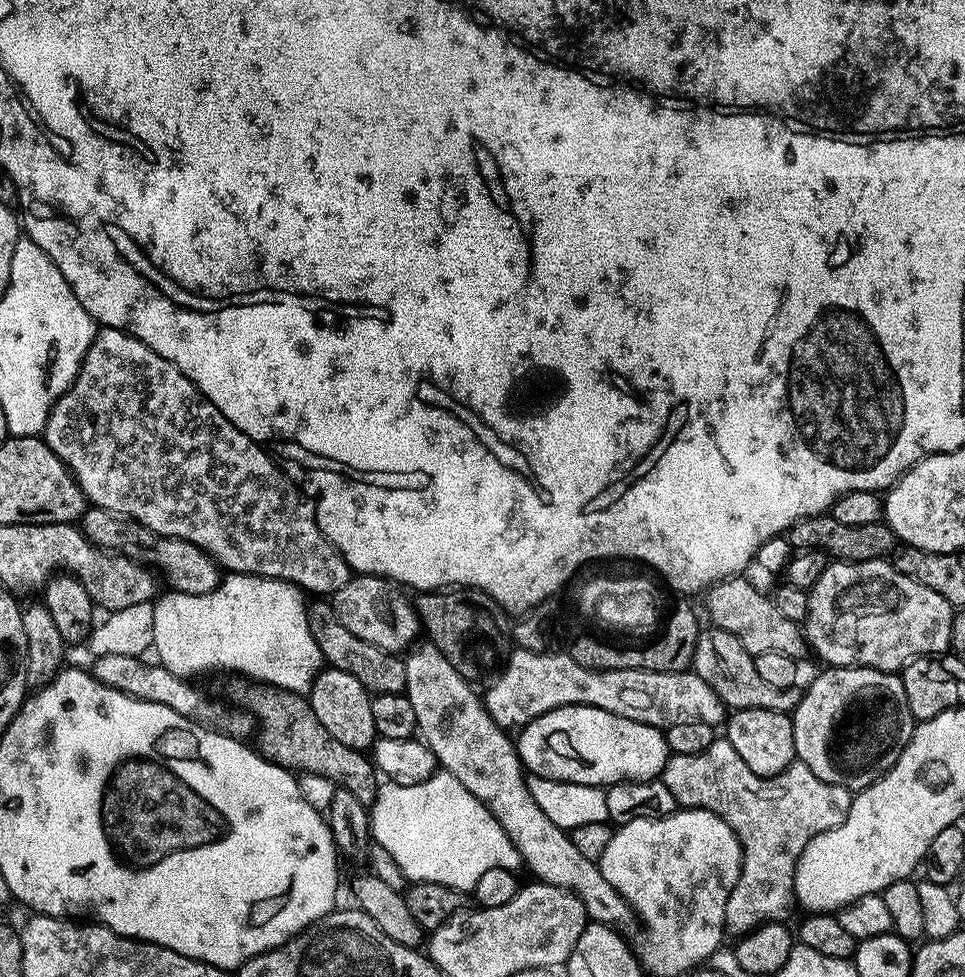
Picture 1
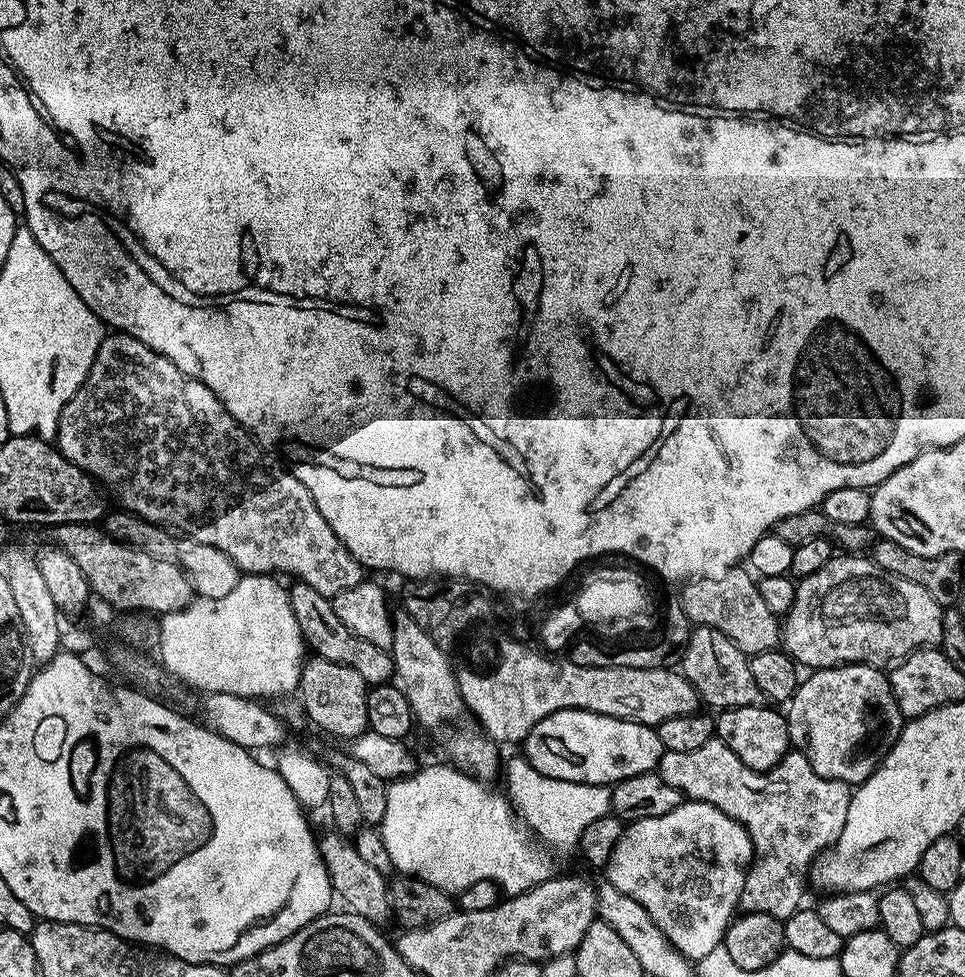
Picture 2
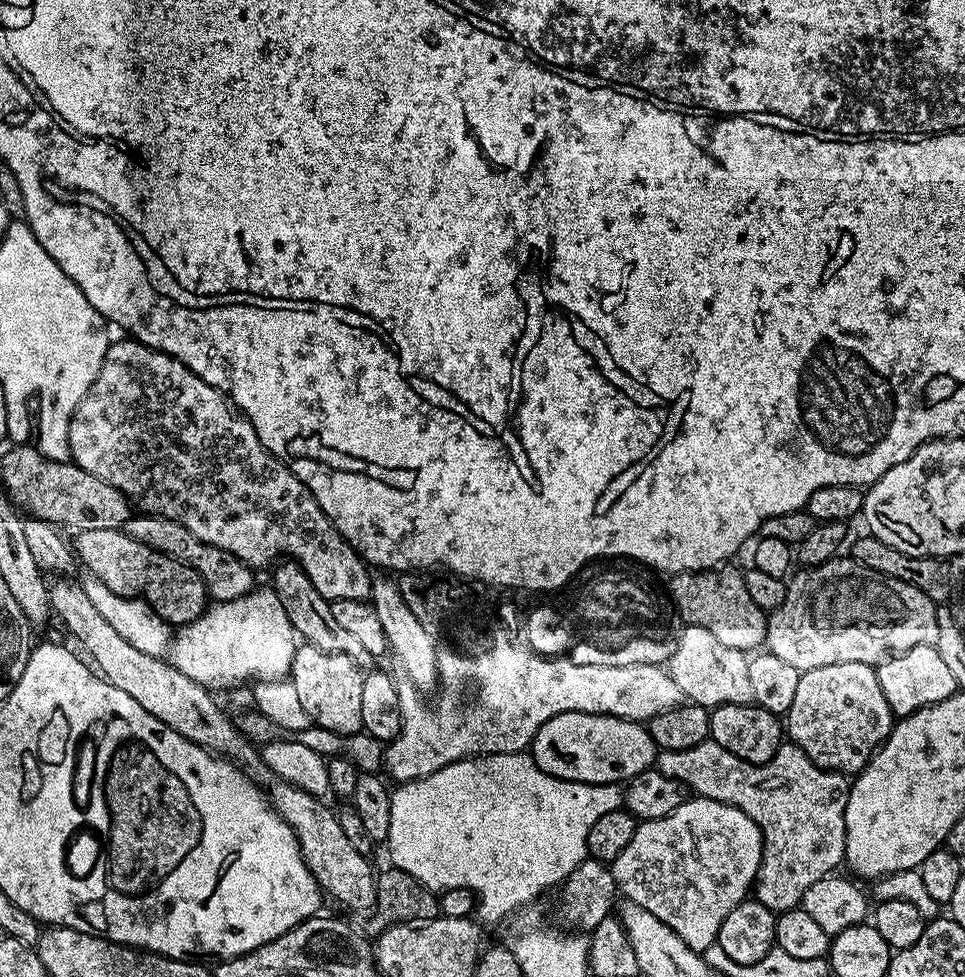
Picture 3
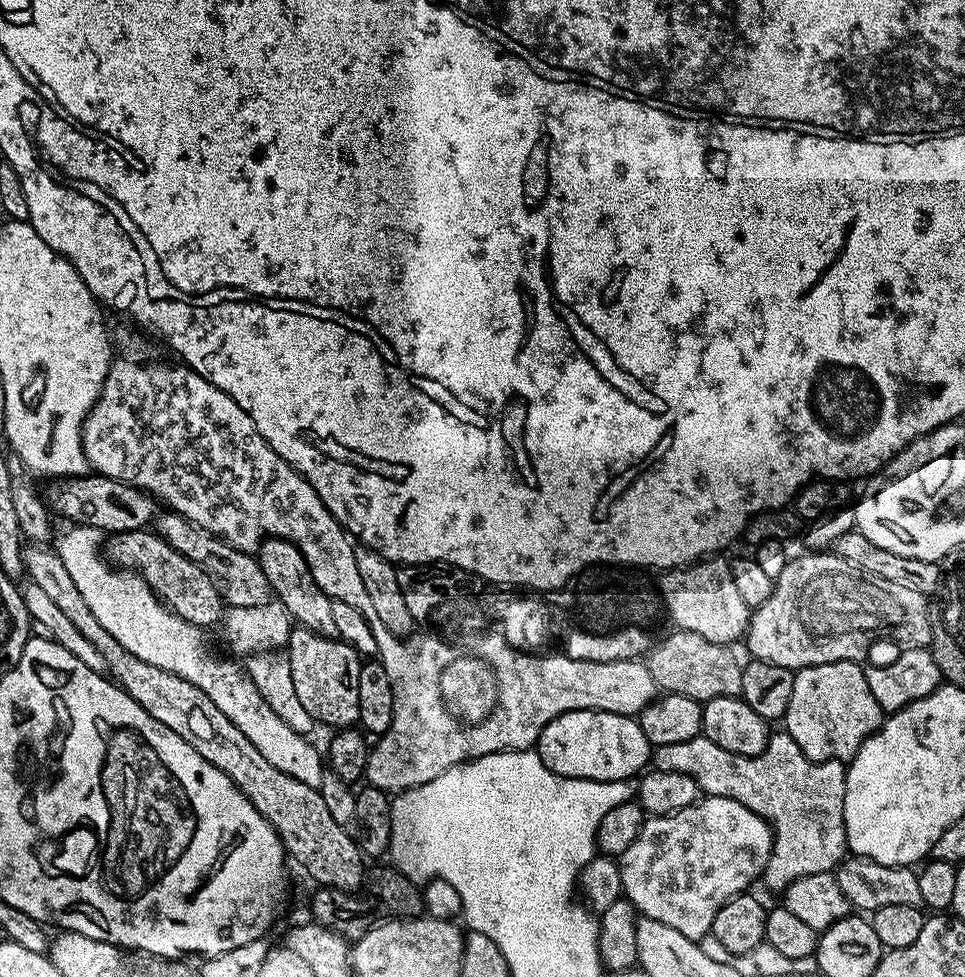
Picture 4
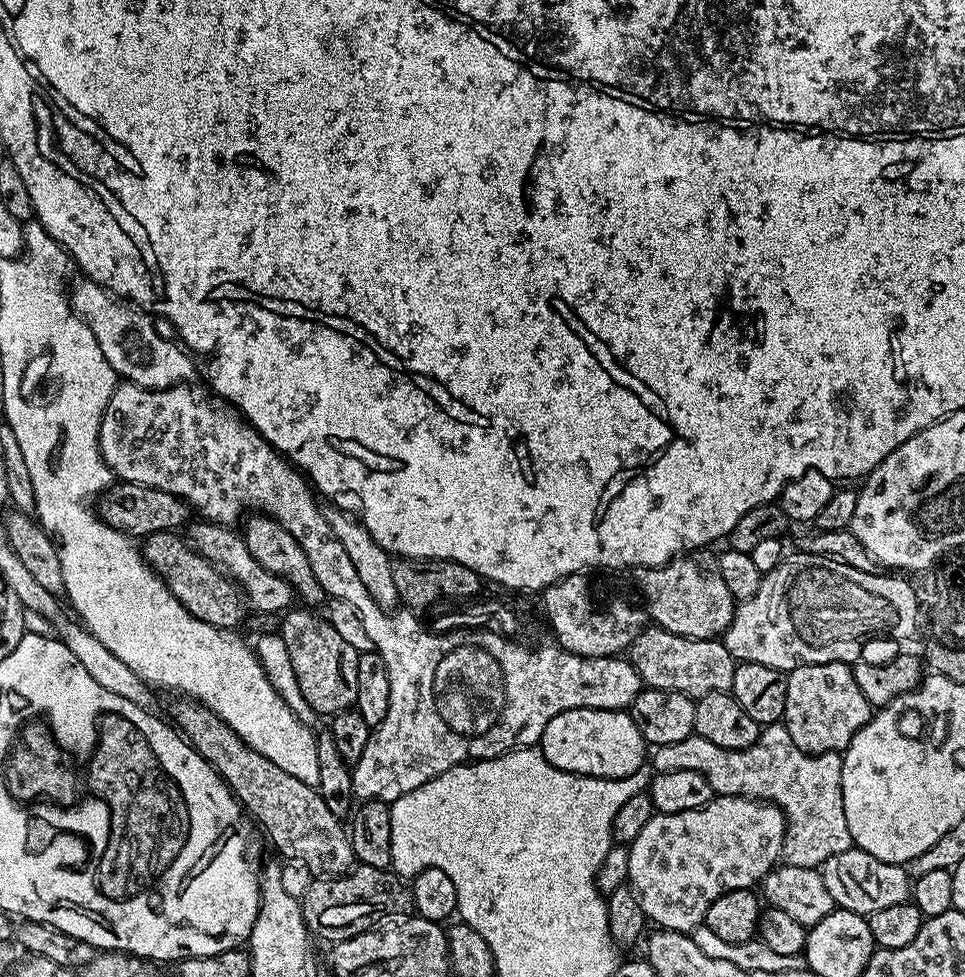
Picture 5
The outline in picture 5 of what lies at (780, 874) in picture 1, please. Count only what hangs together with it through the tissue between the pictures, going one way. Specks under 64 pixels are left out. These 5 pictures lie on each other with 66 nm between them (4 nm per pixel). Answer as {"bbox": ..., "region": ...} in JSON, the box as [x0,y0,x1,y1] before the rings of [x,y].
{"bbox":[650,723,853,869],"region":[[[783,723],[769,724],[761,731],[760,736],[748,748],[742,750],[726,750],[722,746],[714,746],[714,742],[706,742],[706,738],[698,735],[690,735],[682,738],[682,742],[670,742],[669,744],[659,745],[655,749],[656,752],[651,753],[650,764],[656,772],[669,772],[670,770],[698,770],[698,774],[702,774],[702,778],[706,778],[706,782],[710,782],[713,793],[716,796],[746,796],[749,800],[762,800],[770,804],[775,804],[777,808],[784,811],[784,845],[780,851],[783,863],[790,866],[802,866],[803,868],[819,869],[825,862],[826,858],[830,858],[834,854],[842,854],[848,848],[853,847],[850,838],[850,826],[846,826],[846,810],[842,806],[842,762],[843,755],[838,752],[823,752],[820,756],[813,756],[803,752],[798,746],[794,746],[794,738],[790,738],[790,734],[785,730]]]}

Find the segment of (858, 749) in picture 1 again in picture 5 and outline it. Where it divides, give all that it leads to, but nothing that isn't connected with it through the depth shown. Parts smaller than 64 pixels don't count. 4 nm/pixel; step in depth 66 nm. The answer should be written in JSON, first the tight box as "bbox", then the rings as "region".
{"bbox":[782,660,874,756],"region":[[[839,660],[838,662],[826,662],[825,664],[799,664],[793,672],[787,673],[788,685],[786,686],[786,710],[784,711],[784,719],[782,721],[785,730],[790,734],[790,738],[794,738],[794,746],[798,746],[803,752],[813,756],[820,756],[823,752],[843,753],[844,749],[850,746],[850,742],[854,738],[854,734],[858,734],[858,730],[862,730],[862,726],[866,726],[866,722],[871,720],[874,715],[874,709],[870,702],[866,702],[866,697],[862,695],[862,690],[858,690],[858,682],[854,682],[854,674],[851,667]]]}

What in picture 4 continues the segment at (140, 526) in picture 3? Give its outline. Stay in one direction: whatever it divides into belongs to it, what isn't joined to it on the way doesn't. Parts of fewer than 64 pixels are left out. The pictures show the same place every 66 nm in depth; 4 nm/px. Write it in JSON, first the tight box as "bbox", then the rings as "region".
{"bbox":[154,511,274,609],"region":[[[163,511],[157,515],[154,521],[154,530],[178,554],[190,558],[194,566],[202,566],[206,574],[214,582],[214,586],[220,591],[220,597],[224,599],[229,609],[234,607],[261,607],[264,603],[273,599],[274,593],[270,582],[266,582],[266,574],[262,574],[262,566],[259,559],[251,552],[243,552],[234,546],[230,546],[222,538],[210,534],[210,530],[202,530],[202,526],[194,526],[182,514]]]}

